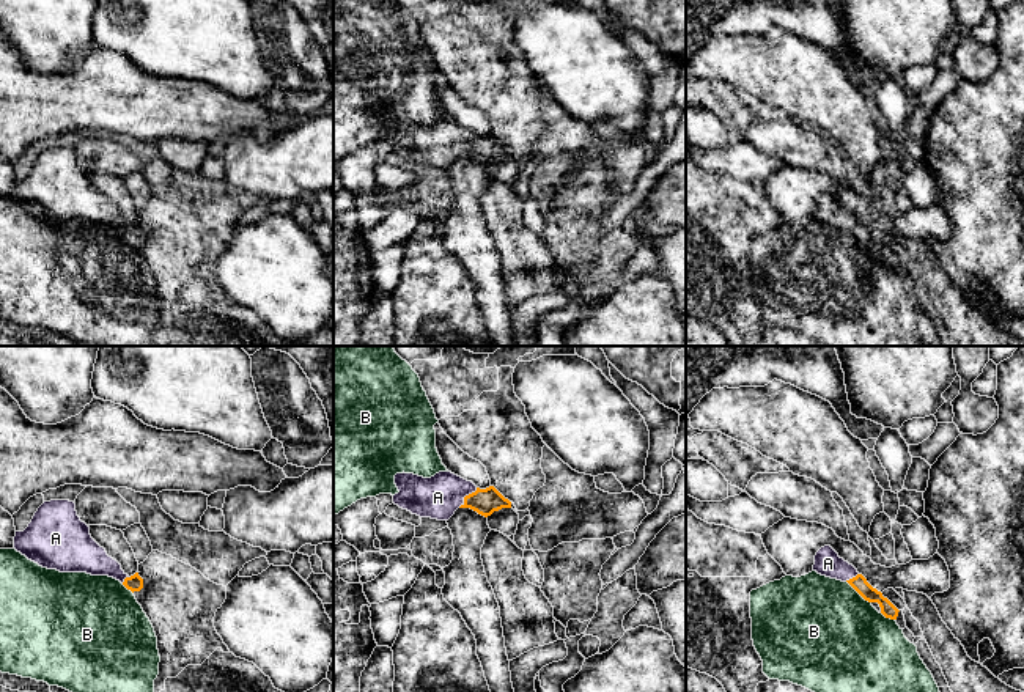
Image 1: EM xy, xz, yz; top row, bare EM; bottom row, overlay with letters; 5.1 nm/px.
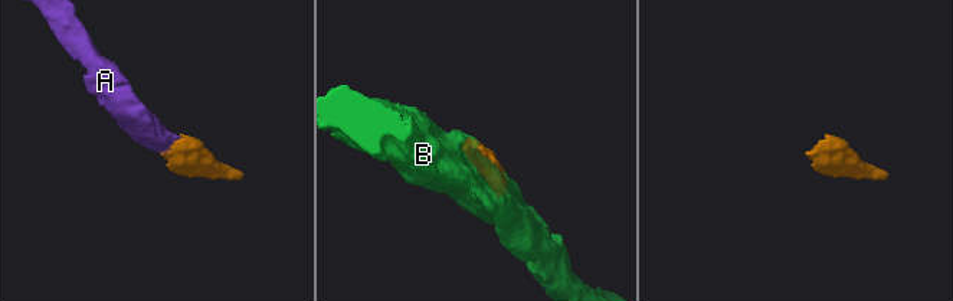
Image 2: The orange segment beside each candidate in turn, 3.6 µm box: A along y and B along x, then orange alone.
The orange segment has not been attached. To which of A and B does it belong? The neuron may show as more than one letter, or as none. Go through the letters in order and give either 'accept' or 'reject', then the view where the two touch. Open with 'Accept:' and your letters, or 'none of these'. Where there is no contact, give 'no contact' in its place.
Accept: A
A: accept; contact in xz
B: reject; contact in yz

